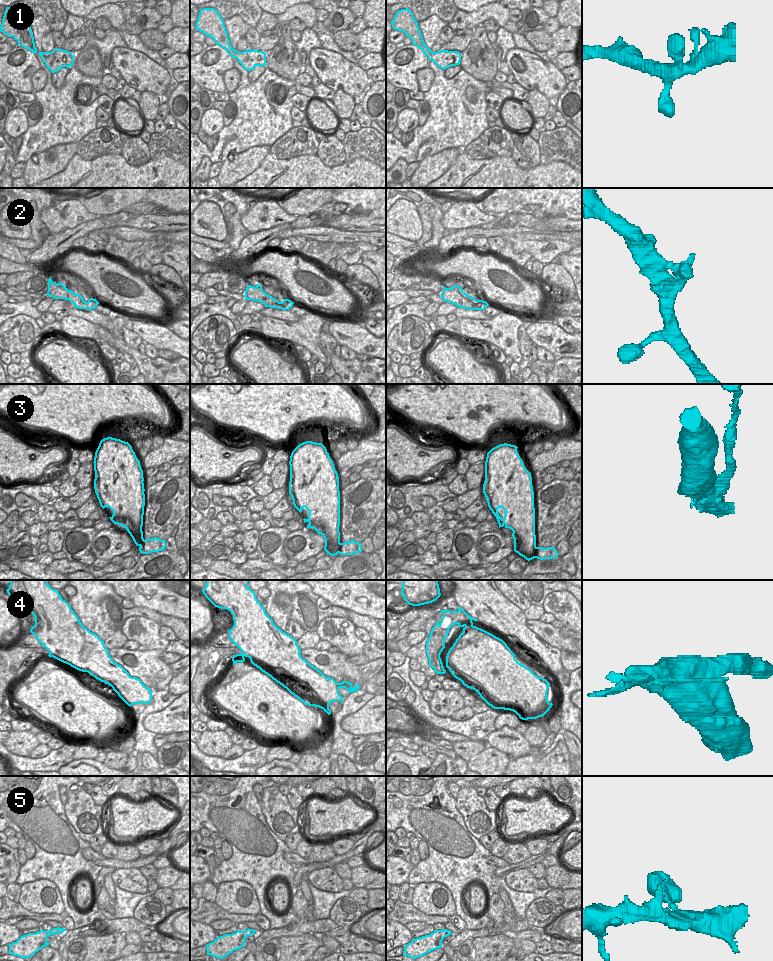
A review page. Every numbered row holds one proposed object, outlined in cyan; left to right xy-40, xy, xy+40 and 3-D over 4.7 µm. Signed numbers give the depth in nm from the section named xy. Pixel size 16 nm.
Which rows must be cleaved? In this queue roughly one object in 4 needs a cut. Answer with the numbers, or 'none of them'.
3, 4

